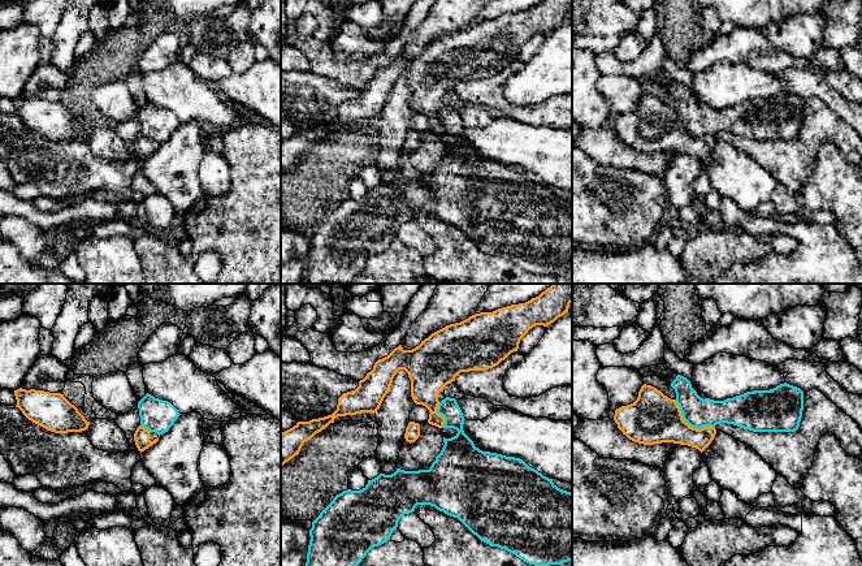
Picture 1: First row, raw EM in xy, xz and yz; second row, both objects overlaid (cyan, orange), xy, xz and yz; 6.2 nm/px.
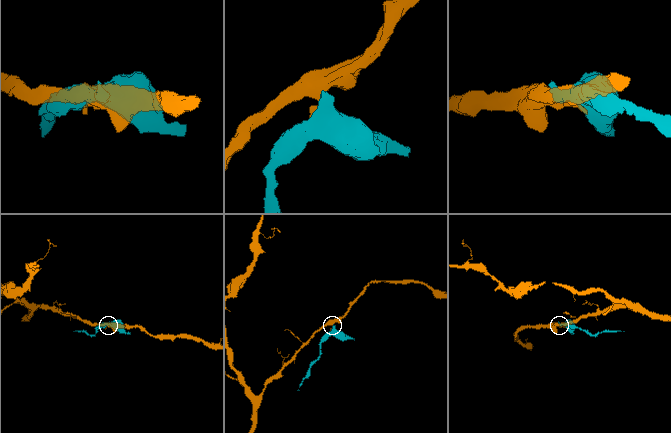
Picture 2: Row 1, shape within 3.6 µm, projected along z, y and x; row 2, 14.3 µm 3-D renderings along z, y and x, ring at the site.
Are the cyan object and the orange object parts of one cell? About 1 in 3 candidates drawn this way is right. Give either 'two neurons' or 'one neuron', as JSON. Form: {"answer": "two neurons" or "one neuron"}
{"answer": "two neurons"}

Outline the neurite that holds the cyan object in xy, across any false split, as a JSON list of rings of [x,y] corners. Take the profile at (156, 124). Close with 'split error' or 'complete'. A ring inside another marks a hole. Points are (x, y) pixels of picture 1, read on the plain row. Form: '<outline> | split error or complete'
[[[148,101],[138,111],[138,117],[140,134],[157,143],[168,141],[181,124],[170,111]]] | complete

